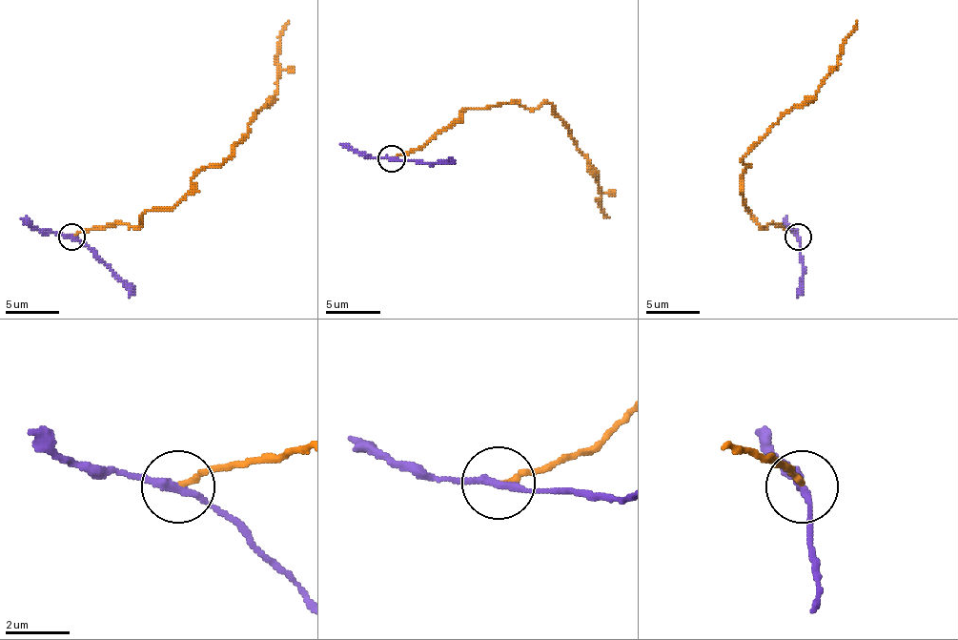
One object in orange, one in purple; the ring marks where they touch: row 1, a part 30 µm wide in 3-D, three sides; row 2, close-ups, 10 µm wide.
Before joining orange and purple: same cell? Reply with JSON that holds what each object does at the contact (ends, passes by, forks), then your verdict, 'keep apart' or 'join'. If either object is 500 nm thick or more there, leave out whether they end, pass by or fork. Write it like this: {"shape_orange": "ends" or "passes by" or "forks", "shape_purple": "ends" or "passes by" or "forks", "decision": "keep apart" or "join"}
{"shape_orange": "ends", "shape_purple": "passes by", "decision": "keep apart"}

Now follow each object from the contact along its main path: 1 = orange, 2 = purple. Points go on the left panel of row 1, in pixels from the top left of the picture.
1: (71, 237), (137, 226), (148, 210), (172, 208), (202, 170), (218, 167), (277, 93), (277, 45), (288, 21)
2: (71, 237), (123, 283), (129, 297)

